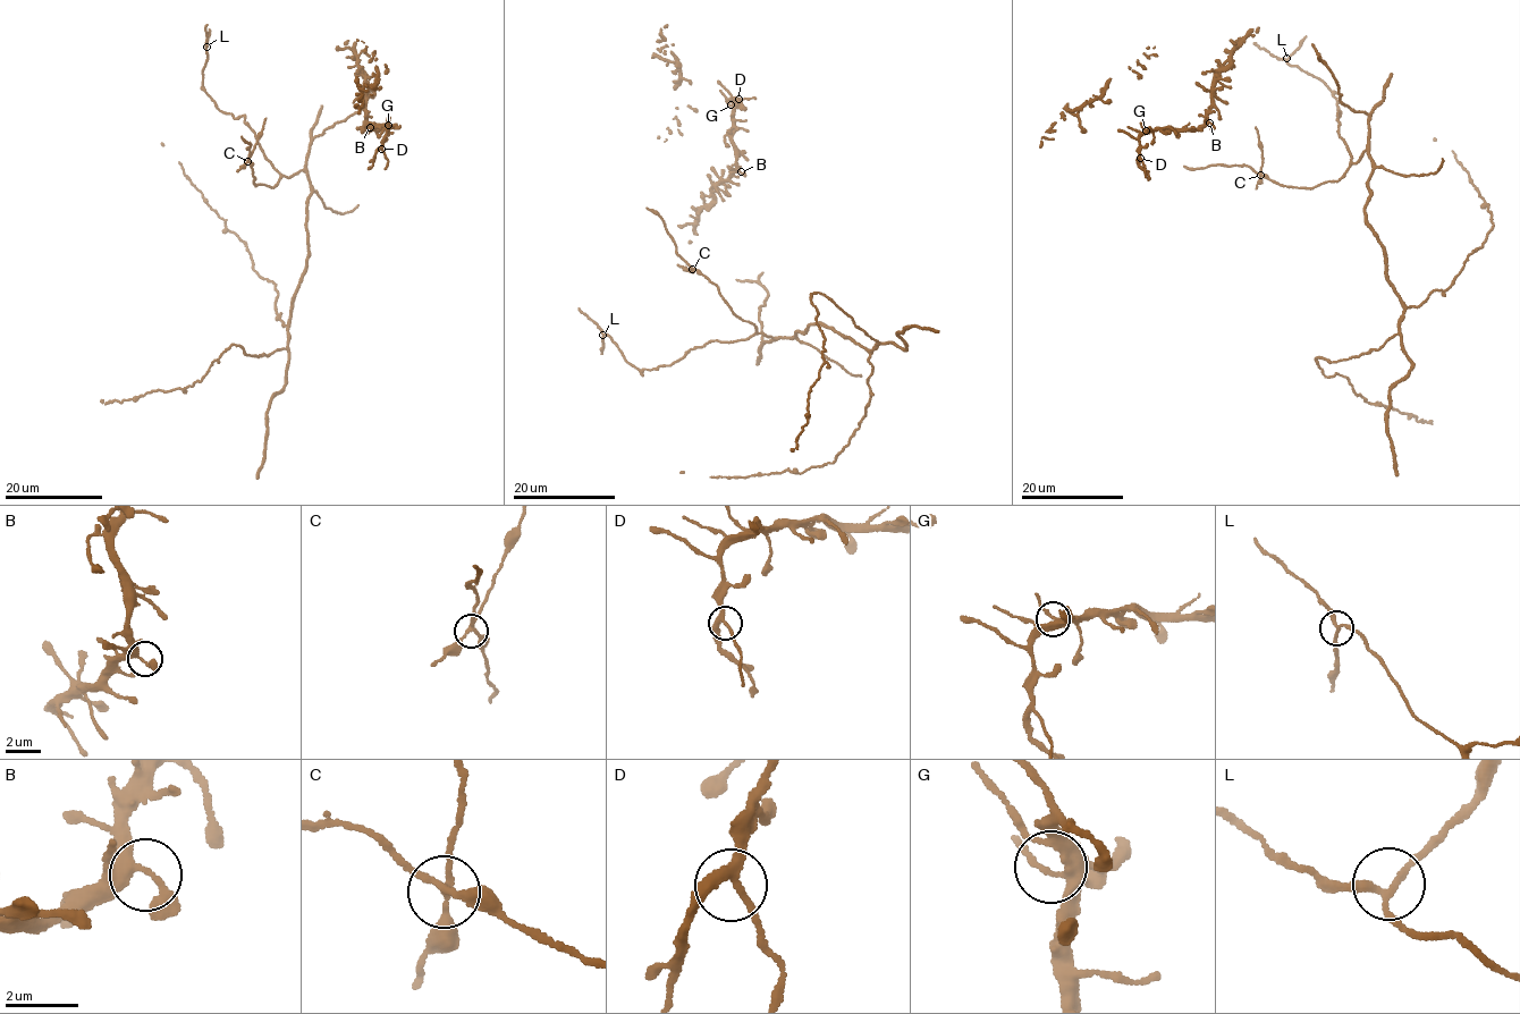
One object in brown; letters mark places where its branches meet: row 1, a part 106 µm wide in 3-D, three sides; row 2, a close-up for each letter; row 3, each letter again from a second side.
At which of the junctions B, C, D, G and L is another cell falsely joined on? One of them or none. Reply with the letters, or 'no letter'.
C

